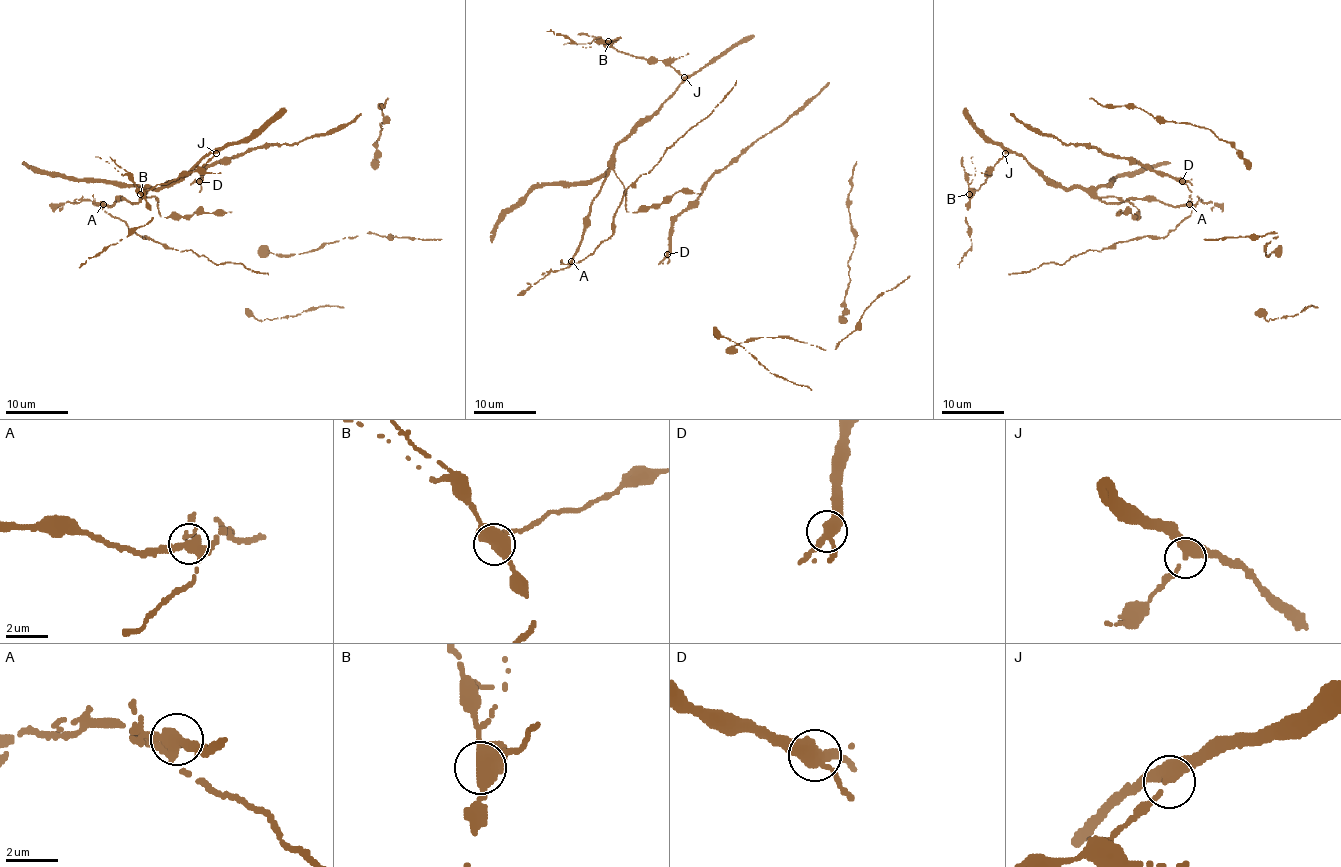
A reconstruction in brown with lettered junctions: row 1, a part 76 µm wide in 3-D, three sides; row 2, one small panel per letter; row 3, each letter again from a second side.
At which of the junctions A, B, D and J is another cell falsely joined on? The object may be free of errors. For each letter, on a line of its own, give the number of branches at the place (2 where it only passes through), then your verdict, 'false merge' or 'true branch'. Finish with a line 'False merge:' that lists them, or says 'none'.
A: 4 | false merge
B: 4 | true branch
D: 3 | true branch
J: 3 | true branch
False merge: A

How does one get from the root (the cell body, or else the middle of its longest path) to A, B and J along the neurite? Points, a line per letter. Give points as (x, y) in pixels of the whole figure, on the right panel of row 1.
A: (1129, 206), (1140, 217), (1124, 200), (1097, 197), (1107, 203), (1129, 199), (1174, 206), (1189, 203)
B: (1129, 206), (1140, 217), (1135, 206), (1116, 197), (1060, 188), (1013, 151), (1006, 151), (986, 181), (969, 194)
J: (1129, 206), (1140, 217), (1124, 200), (1060, 188), (1022, 156), (1005, 153)

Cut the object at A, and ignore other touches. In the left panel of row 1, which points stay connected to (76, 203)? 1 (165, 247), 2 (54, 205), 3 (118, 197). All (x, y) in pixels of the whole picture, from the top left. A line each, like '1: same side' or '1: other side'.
1: same side
2: same side
3: other side

